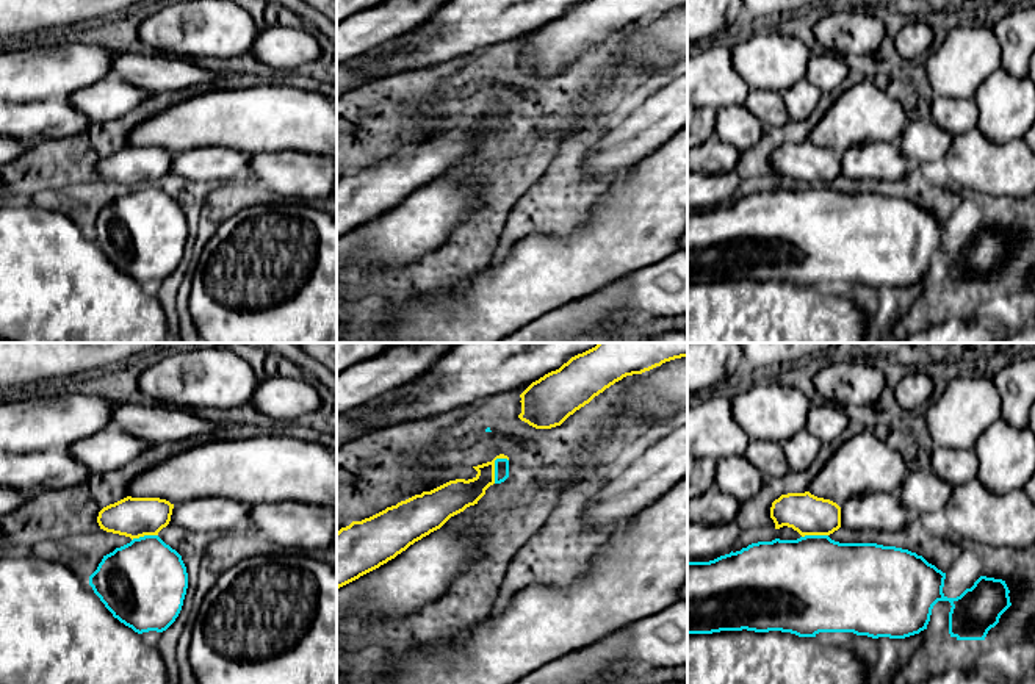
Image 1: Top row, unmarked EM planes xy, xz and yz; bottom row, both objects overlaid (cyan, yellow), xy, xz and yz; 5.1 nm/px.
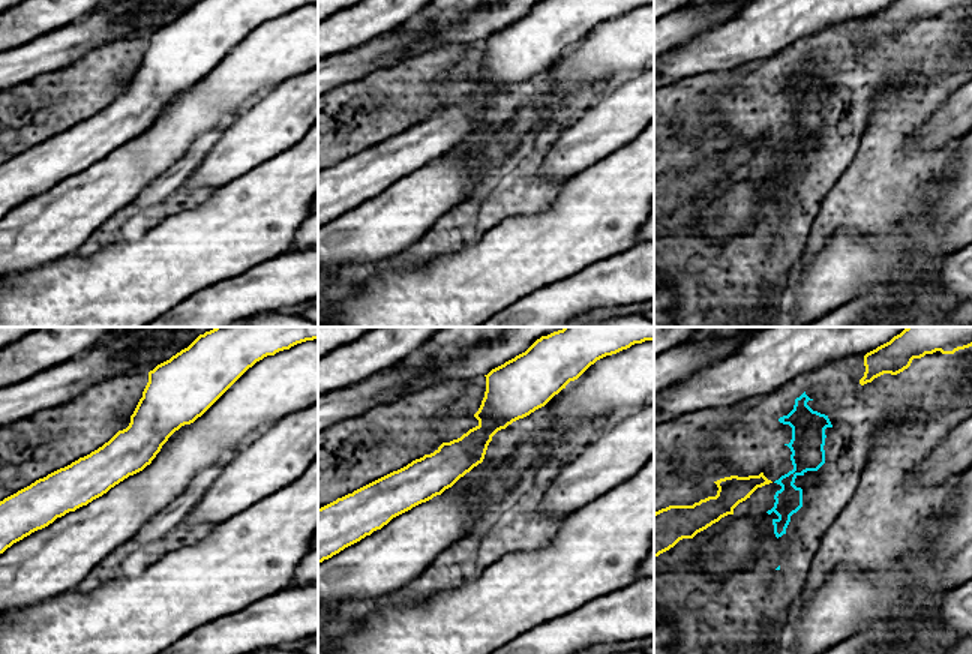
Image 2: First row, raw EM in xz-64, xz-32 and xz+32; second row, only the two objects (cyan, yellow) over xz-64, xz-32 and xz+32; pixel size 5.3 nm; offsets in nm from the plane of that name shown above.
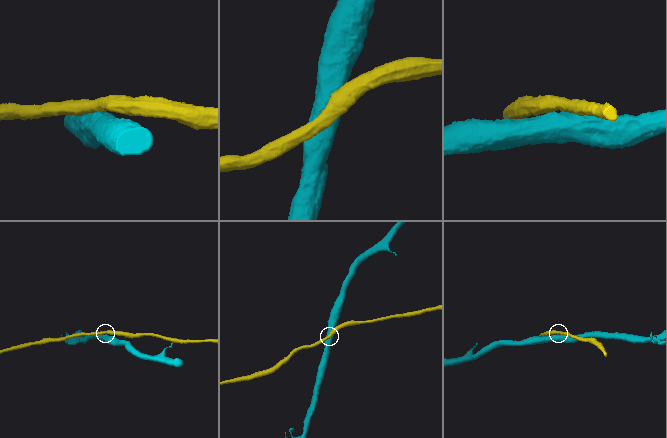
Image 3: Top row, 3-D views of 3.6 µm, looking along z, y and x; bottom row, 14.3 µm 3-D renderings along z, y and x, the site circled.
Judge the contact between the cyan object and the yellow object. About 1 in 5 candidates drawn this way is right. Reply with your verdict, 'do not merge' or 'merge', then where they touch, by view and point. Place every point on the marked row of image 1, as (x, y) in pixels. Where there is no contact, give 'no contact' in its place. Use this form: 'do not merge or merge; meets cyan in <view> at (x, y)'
do not merge; meets cyan in xz at (495, 467)

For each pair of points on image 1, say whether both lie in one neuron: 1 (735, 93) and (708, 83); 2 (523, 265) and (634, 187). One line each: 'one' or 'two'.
1: one
2: one

